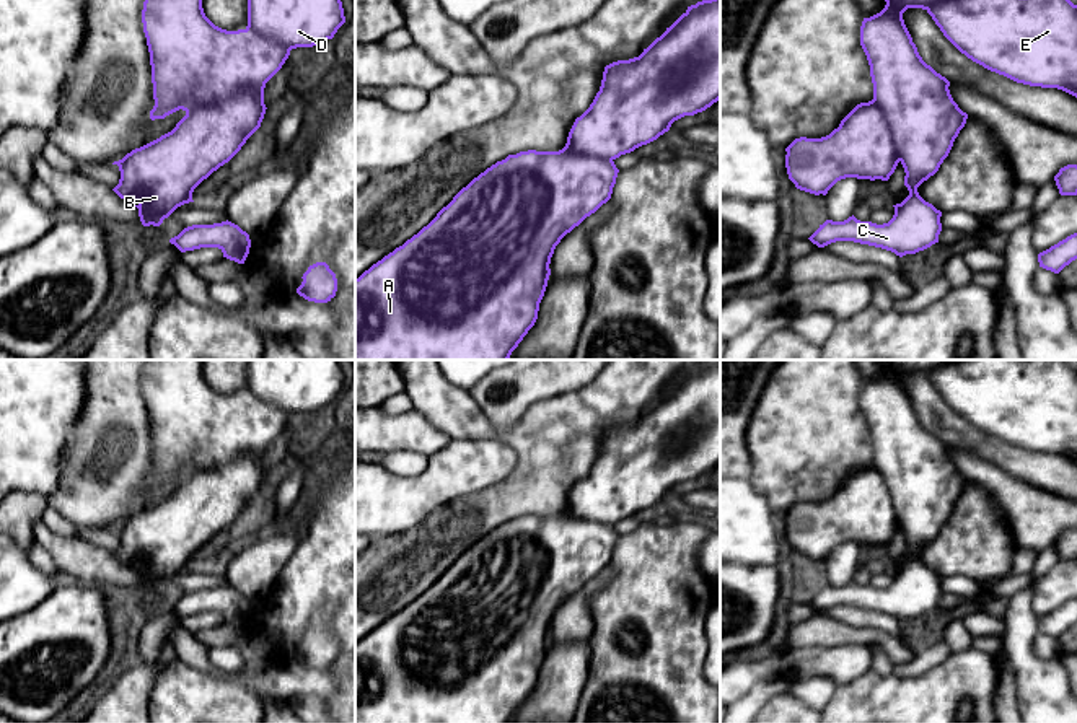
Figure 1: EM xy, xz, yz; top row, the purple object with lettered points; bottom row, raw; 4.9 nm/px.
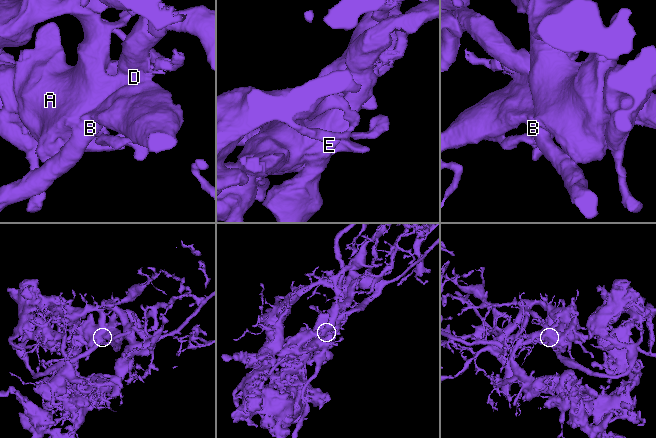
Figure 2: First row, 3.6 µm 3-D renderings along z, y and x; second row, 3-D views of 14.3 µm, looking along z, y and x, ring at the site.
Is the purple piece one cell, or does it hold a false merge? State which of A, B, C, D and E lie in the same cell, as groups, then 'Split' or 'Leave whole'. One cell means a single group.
Groups: A C D E / B. Split

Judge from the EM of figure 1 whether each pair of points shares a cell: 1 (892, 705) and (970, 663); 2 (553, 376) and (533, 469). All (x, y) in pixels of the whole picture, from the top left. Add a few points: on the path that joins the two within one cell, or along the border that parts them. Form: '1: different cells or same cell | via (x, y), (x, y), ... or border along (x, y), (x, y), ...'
1: same cell | via (911, 705), (926, 705), (950, 683)
2: different cells | border along (584, 385), (540, 399), (517, 420)

